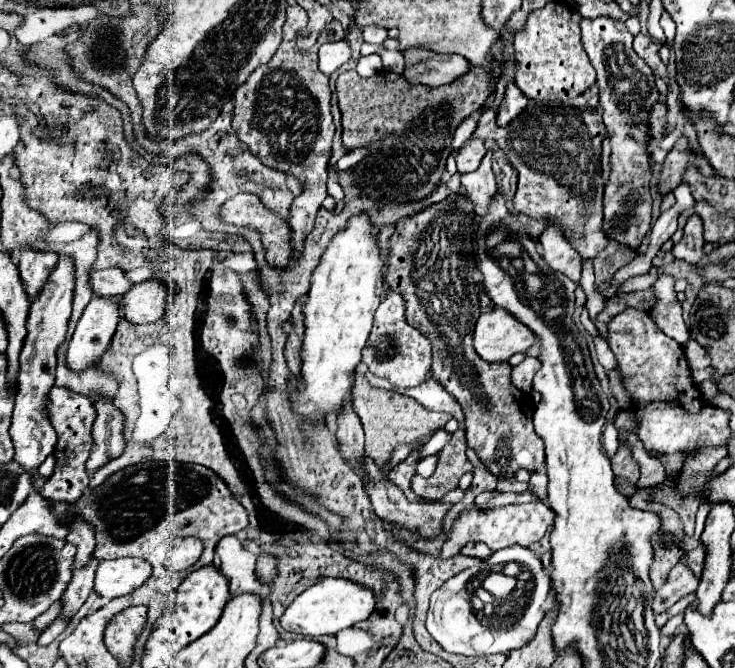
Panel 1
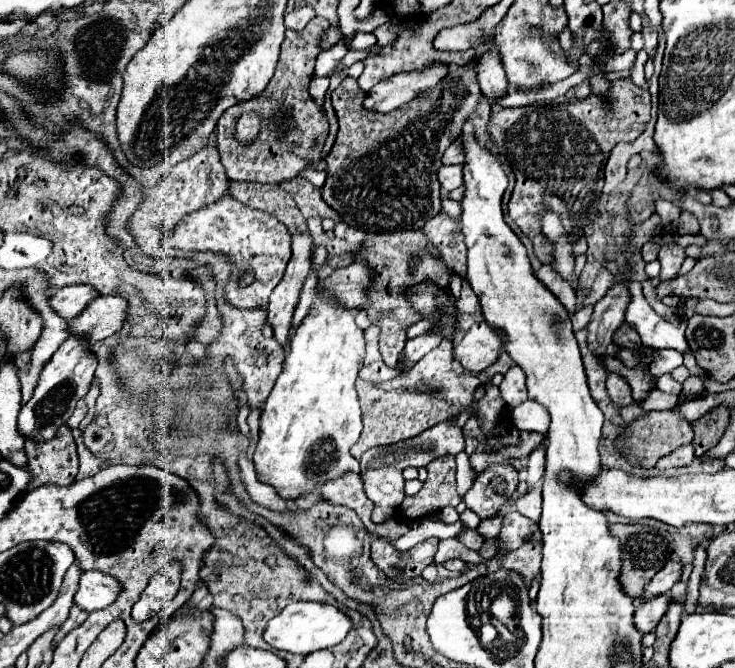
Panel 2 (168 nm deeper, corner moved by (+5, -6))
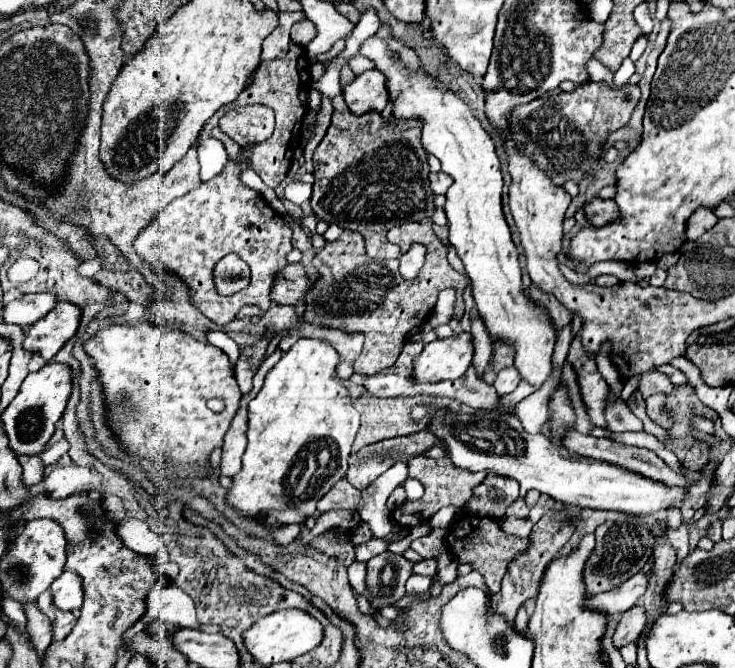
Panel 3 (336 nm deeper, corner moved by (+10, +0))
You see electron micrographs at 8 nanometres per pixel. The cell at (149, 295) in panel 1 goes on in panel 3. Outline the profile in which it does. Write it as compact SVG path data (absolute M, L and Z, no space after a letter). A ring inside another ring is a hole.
M70 301L58 303L42 321L30 325L24 341L24 349L40 353L46 361L50 361L68 339L78 333L82 309Z

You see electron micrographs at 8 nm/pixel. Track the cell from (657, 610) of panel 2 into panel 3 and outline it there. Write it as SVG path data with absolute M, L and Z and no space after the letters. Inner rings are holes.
M636 605L634 609L622 613L618 625L616 625L616 631L614 631L614 645L616 647L622 647L634 639L640 637L642 629L646 625L646 613L644 613L644 607Z

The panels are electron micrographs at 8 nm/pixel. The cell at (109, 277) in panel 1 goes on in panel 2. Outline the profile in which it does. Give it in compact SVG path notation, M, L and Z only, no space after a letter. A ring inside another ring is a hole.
M71 285L71 287L63 287L57 289L51 297L49 297L49 305L51 309L63 317L63 319L73 319L77 317L91 299L95 299L95 291L89 285Z

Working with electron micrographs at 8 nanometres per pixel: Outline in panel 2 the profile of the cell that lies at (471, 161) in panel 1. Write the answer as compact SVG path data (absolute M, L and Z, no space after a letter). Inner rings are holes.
M447 165L441 167L437 171L437 179L441 183L441 189L445 191L453 191L457 187L463 185L463 173L461 173L461 165Z

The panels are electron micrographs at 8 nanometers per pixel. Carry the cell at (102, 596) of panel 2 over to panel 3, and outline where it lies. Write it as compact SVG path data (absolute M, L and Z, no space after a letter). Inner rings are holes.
M64 571L54 583L52 583L52 603L58 609L64 611L74 611L82 607L84 601L84 587L82 587L82 577L72 573L72 571Z

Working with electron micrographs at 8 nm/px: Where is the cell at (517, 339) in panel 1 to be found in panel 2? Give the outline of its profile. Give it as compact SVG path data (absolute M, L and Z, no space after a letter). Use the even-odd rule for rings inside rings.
M485 321L475 323L465 337L453 347L453 359L461 363L467 373L481 373L493 365L503 351L503 341L499 333Z

